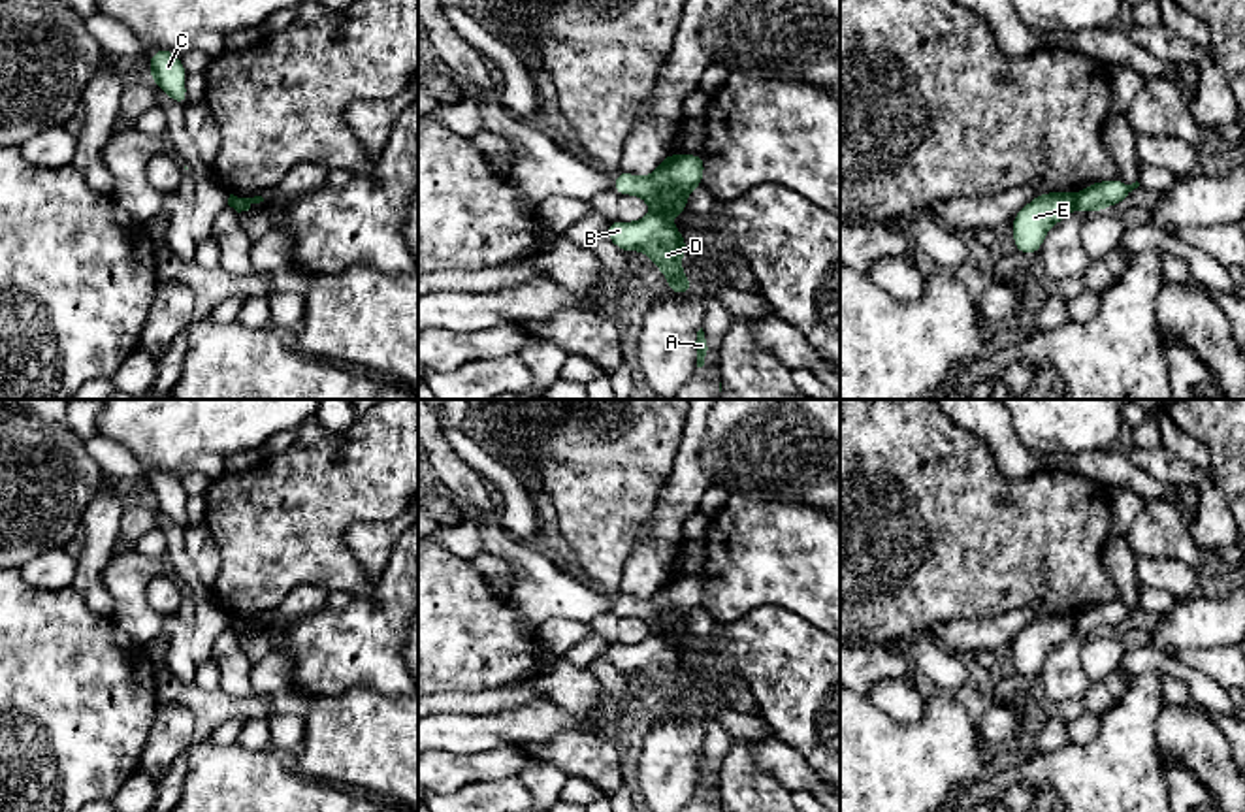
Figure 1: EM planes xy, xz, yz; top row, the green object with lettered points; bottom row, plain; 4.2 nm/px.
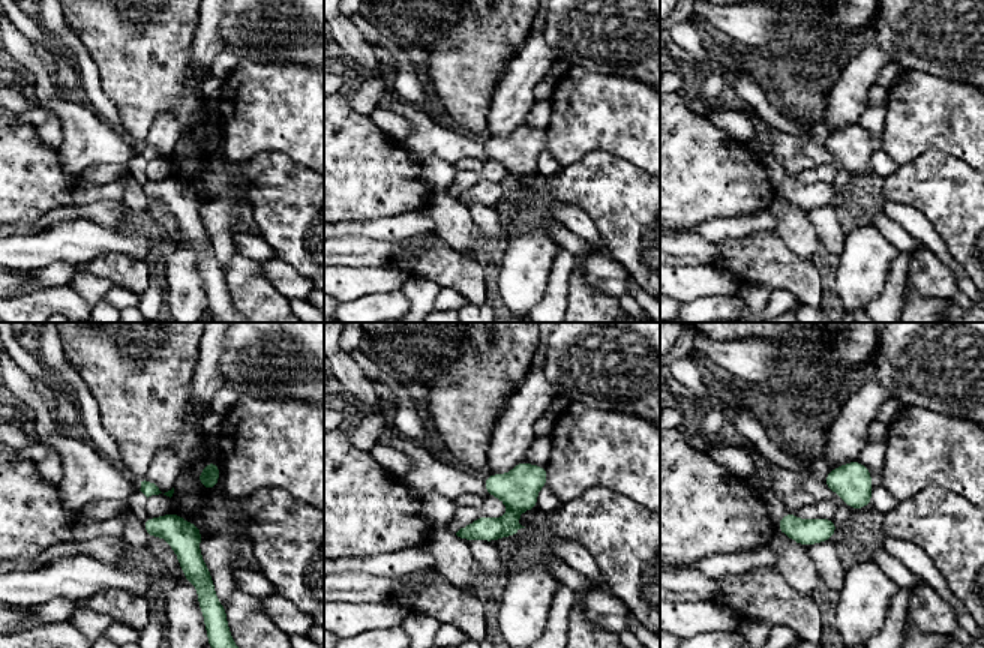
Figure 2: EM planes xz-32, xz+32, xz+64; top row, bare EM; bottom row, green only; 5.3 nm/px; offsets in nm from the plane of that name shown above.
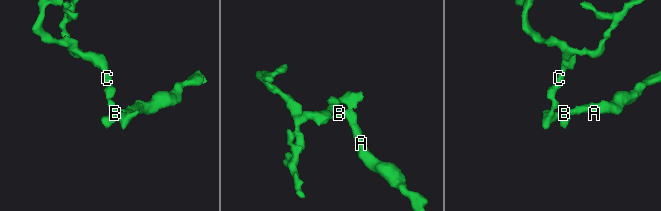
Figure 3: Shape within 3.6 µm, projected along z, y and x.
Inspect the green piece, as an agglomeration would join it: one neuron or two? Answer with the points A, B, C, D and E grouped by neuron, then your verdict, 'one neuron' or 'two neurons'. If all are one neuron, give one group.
A B D / C E; two neurons

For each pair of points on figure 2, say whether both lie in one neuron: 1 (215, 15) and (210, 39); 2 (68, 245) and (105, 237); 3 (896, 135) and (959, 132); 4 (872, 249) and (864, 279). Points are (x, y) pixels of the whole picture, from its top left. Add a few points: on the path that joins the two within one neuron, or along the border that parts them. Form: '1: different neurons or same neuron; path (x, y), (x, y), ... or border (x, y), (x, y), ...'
1: same neuron; path (210, 21), (210, 33)
2: same neuron; path (77, 242), (96, 239)
3: same neuron; path (911, 132), (944, 132)
4: same neuron; path (866, 257), (864, 272)

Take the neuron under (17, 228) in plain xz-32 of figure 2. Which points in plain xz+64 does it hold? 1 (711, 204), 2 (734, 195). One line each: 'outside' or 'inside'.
1: outside
2: outside

